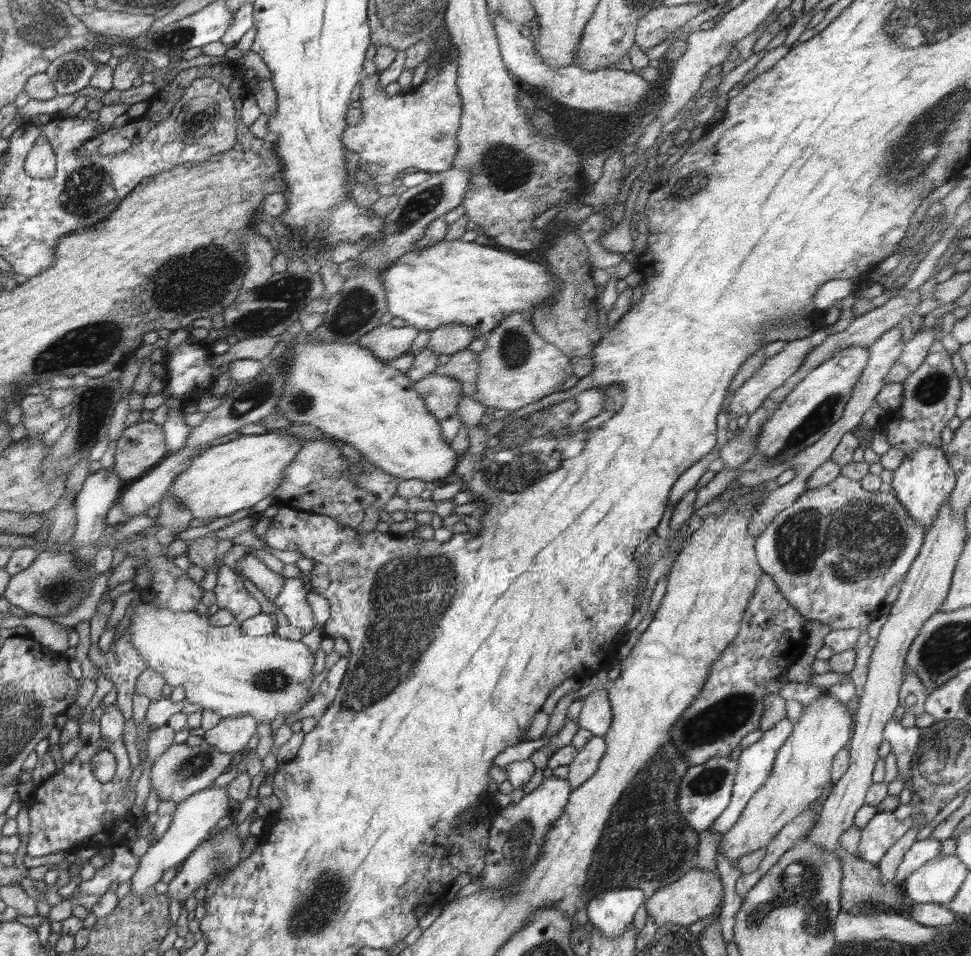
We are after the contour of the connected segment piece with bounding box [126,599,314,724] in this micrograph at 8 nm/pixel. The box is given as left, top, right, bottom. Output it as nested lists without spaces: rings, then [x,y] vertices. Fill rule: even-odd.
[[[142,599],[126,631],[150,670],[158,672],[166,684],[174,688],[183,687],[188,703],[200,705],[203,710],[212,710],[222,719],[238,719],[249,715],[258,724],[272,723],[276,716],[297,713],[310,694],[314,652],[310,652],[310,648],[300,640],[284,639],[276,632],[263,637],[250,636],[236,624],[214,626],[208,614],[204,617],[194,610],[172,612],[170,608],[156,608],[151,602]]]

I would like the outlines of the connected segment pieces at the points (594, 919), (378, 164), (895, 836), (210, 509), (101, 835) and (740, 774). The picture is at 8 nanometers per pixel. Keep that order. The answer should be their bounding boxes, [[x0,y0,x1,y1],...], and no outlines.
[[587,888,646,938],[341,61,464,189],[859,812,912,864],[169,433,300,519],[28,738,138,858],[712,716,794,834]]

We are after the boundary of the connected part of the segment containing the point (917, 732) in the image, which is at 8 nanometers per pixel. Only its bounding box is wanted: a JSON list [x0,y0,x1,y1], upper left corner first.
[883,717,921,782]

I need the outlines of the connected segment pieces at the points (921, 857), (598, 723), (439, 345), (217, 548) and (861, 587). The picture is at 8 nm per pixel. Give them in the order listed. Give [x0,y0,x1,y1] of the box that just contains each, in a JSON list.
[[896,837,941,885],[579,688,612,736],[428,323,477,356],[186,536,234,571],[755,476,926,632]]

